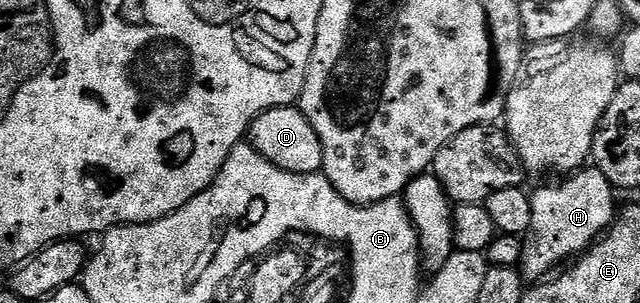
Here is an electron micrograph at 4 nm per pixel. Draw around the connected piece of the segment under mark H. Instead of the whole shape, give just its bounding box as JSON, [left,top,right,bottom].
[518,166,618,281]

